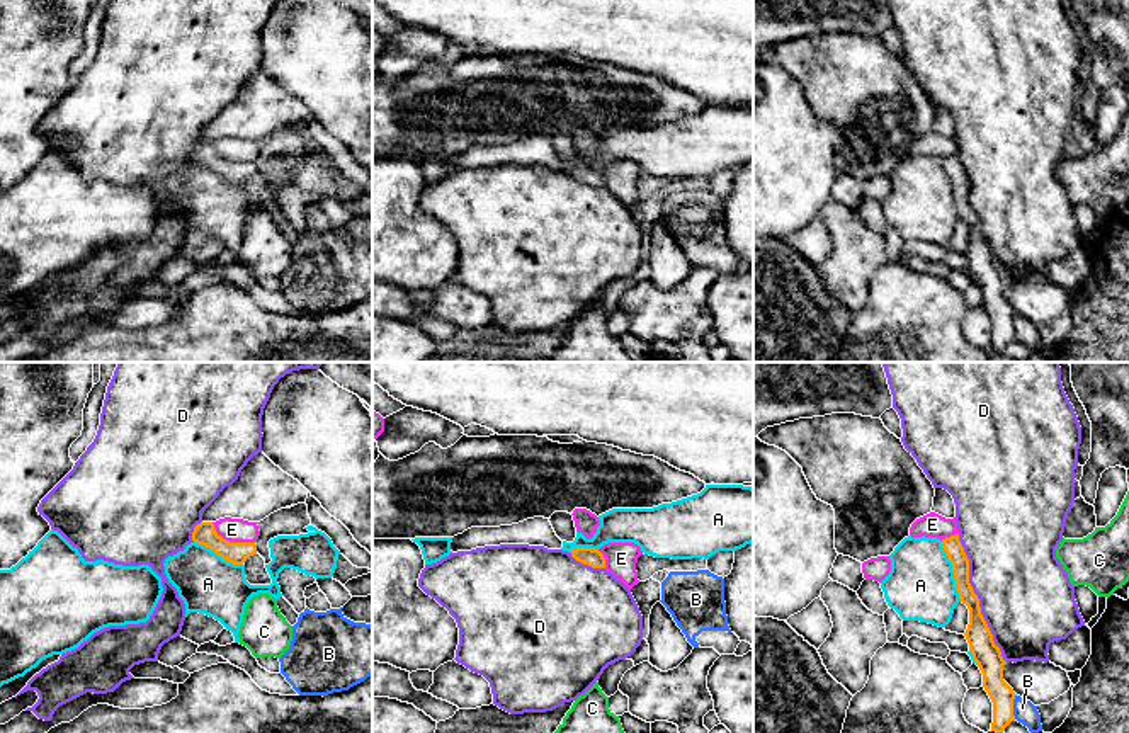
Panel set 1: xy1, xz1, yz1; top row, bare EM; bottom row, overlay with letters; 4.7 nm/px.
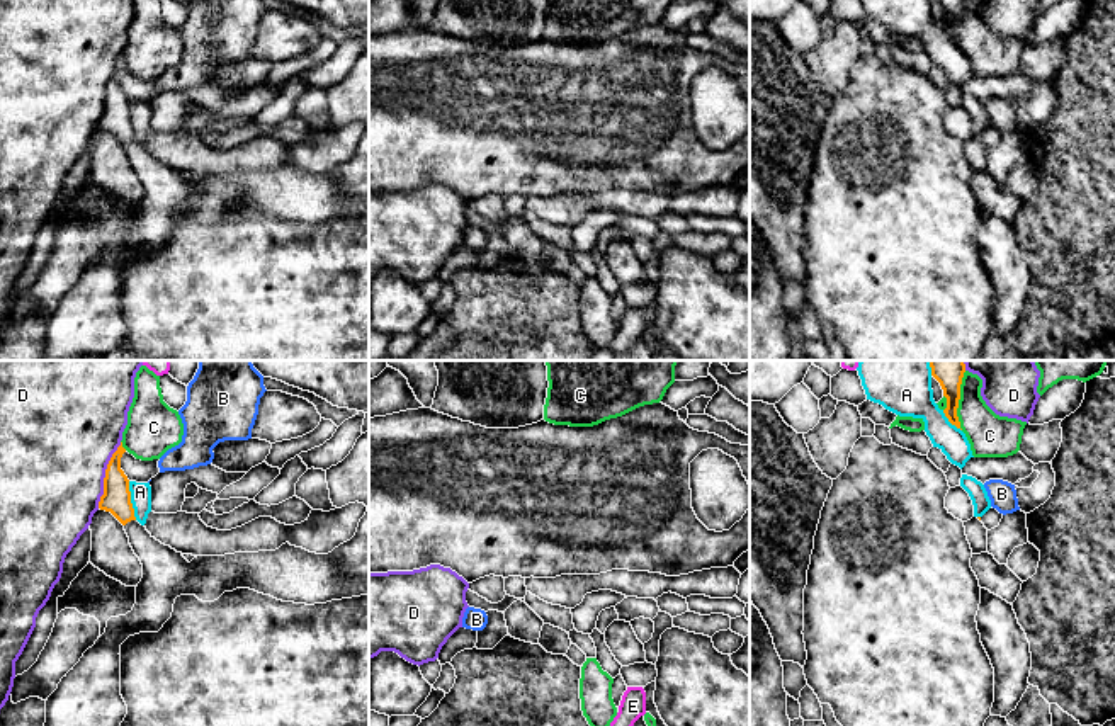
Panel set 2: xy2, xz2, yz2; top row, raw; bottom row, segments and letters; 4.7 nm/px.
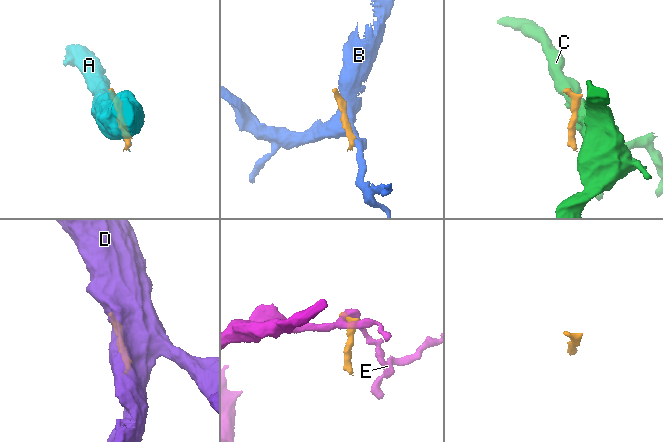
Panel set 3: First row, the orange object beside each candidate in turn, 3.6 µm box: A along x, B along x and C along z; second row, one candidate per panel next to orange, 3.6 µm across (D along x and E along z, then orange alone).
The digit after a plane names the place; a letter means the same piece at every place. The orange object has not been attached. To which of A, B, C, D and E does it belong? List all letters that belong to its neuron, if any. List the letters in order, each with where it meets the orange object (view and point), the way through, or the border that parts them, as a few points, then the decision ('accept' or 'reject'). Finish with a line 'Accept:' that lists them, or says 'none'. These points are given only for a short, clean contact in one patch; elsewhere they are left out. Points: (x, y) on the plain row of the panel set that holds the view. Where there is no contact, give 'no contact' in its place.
A: meets orange in yz1 at (953, 189); reject
B: meets orange in yz1 at (1012, 325); border along yz1 (1015, 313), (1014, 337); reject
C: meets orange in yz2 at (957, 24); border along yz2 (962, 0), (957, 28), (961, 48); reject
D: meets orange in yz1 at (976, 216); reject
E: meets orange in xy1 at (232, 162); border along xy1 (211, 142), (230, 160), (254, 162); reject
Accept: none

